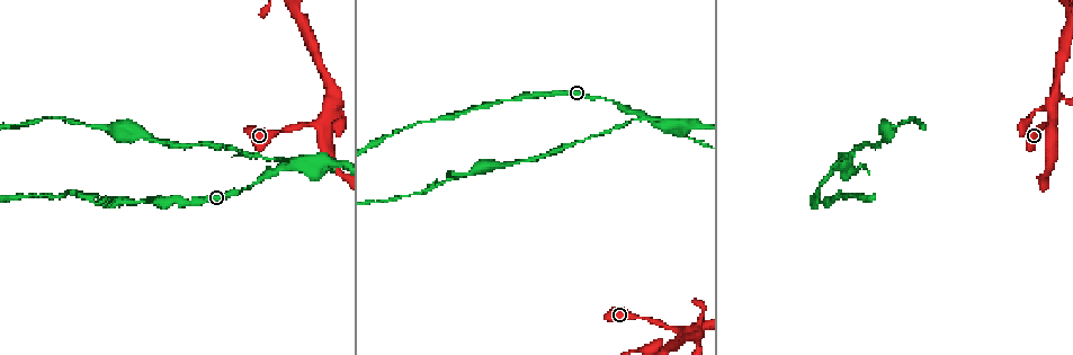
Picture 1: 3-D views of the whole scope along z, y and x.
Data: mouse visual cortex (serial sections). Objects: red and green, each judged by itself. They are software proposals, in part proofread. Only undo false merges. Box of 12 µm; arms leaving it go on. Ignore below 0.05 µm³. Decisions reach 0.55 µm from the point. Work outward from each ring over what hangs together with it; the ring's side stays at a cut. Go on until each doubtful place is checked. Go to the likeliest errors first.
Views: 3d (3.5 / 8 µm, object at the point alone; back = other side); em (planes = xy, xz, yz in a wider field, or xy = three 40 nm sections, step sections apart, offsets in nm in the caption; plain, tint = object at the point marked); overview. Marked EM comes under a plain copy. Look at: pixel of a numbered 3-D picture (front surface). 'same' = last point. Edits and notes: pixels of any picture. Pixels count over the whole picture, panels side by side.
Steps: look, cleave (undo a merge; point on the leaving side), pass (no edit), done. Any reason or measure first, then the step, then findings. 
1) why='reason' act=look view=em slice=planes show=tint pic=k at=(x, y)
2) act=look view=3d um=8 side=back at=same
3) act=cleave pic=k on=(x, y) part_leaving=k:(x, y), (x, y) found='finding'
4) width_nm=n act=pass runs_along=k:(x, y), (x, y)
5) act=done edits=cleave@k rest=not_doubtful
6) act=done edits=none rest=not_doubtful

why='abrupt turn' act=look view=3d um=3.5 pic=1 at=(270, 171)

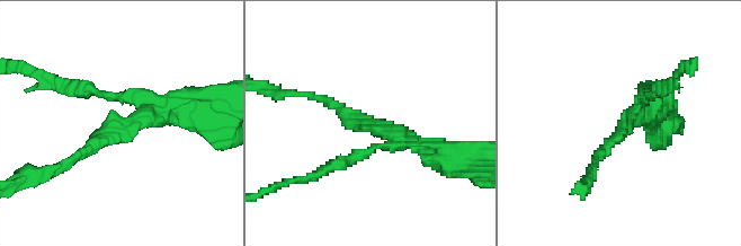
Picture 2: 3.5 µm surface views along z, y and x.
arms=3 arm_widths_nm=150,150,200 why='now the EM' act=look view=em slice=planes show=tint pic=2 at=(623, 126)

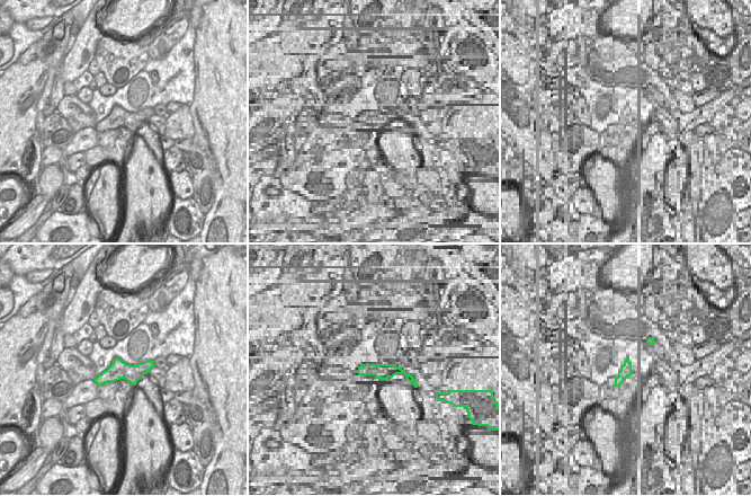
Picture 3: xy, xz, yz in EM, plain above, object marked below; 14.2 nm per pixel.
act=pass runs_along=3:(151, 363), (98, 380) found='one cell here'

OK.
why='four or more arms meet' act=look view=3d um=3.5 pic=1 at=(1050, 105)

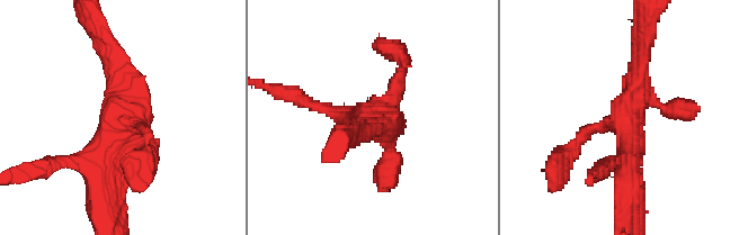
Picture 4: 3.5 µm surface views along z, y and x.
arms=4 arm_widths_nm=150,250,250,300 why='need the tissue' act=look view=em slice=xy step=1 show=tint pic=4 at=(126, 121)

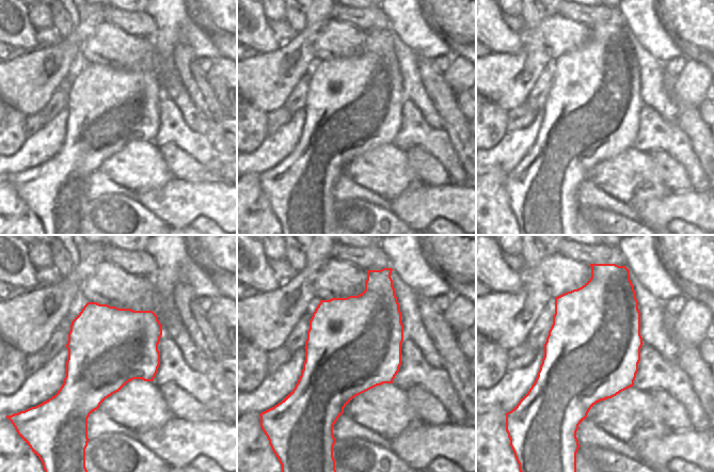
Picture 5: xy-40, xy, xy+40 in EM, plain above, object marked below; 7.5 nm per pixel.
act=pass found='continuous, no second cell'

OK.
why='small branch off a trunk' act=look view=3d um=3.5 side=back pic=1 at=(848, 165)

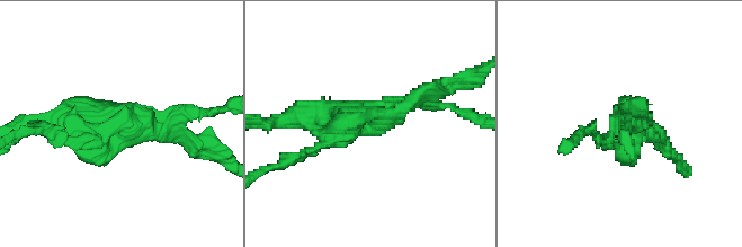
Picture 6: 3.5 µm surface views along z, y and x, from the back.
why='shape alone is not enough' act=look view=em slice=xy step=1 show=tint pic=6 at=(100, 127)

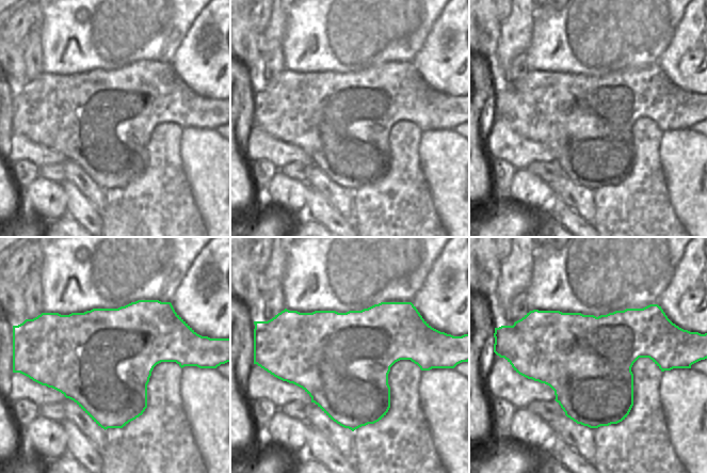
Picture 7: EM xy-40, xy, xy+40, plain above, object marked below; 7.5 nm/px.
act=look view=em slice=planes show=tint at=same

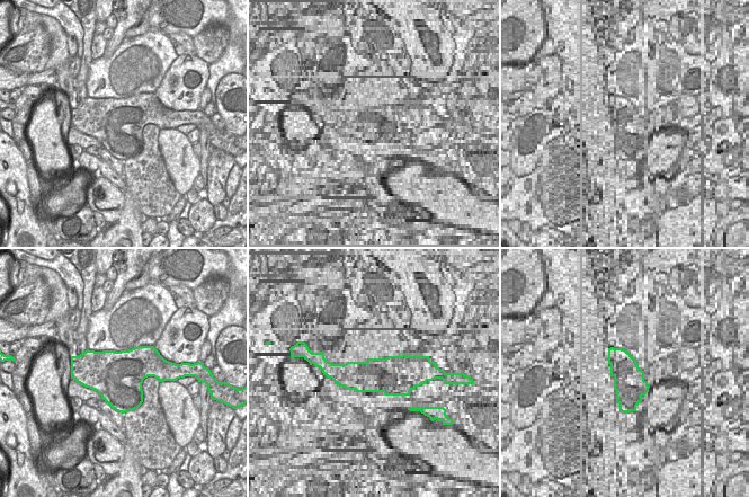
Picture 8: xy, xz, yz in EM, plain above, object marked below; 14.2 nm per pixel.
act=pass runs_along=6:(419, 95), (392, 118), (277, 121) found='all the same cell'

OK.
why='thick turns thin' act=look view=3d um=3.5 pic=1 at=(464, 177)

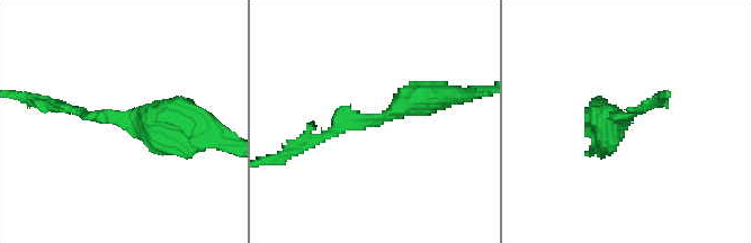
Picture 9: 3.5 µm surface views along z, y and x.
act=pass runs_along=9:(440, 95), (302, 146) found='all the same cell'

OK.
act=done edits=none rest=not_doubtful

